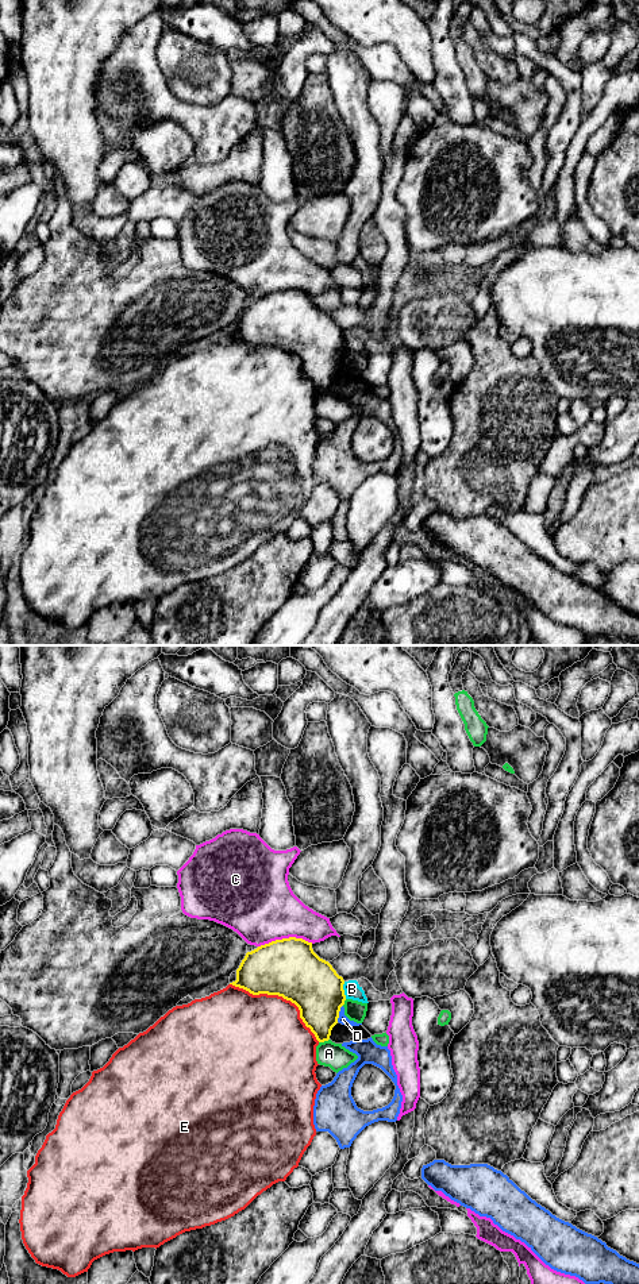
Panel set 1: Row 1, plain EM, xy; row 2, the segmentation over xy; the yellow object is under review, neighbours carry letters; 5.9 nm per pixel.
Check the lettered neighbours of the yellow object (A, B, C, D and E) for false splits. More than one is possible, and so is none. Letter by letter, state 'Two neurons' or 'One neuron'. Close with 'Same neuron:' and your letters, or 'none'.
A: Two neurons
B: Two neurons
C: Two neurons
D: Two neurons
E: One neuron
Same neuron: E

